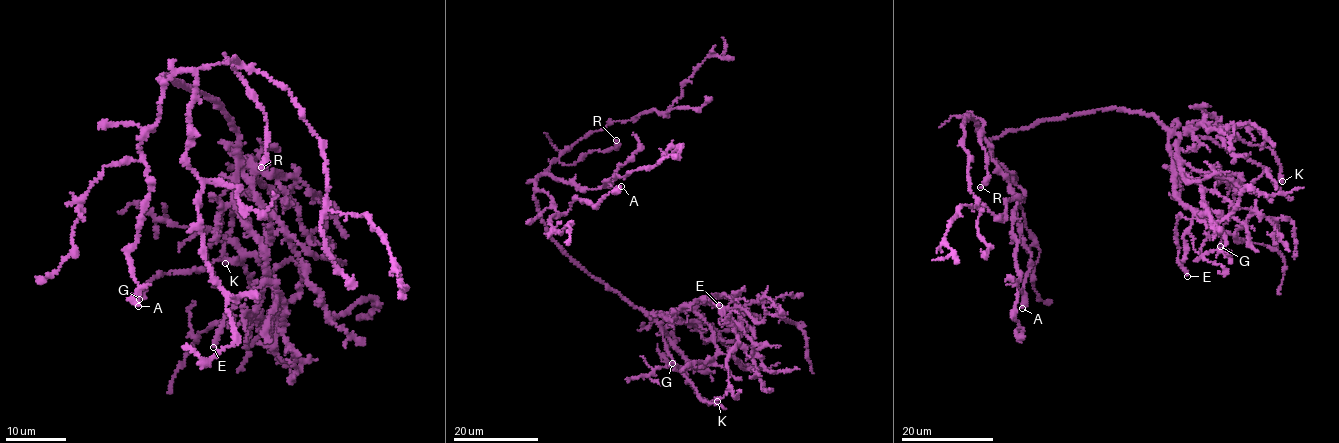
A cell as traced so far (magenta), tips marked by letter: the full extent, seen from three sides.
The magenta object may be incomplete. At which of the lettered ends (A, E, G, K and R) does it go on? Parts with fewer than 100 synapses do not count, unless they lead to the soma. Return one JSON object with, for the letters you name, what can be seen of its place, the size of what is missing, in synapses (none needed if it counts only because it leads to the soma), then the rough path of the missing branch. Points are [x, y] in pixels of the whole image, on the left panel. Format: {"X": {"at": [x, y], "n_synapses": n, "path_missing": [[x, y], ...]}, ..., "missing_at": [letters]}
{"missing_at": []}

